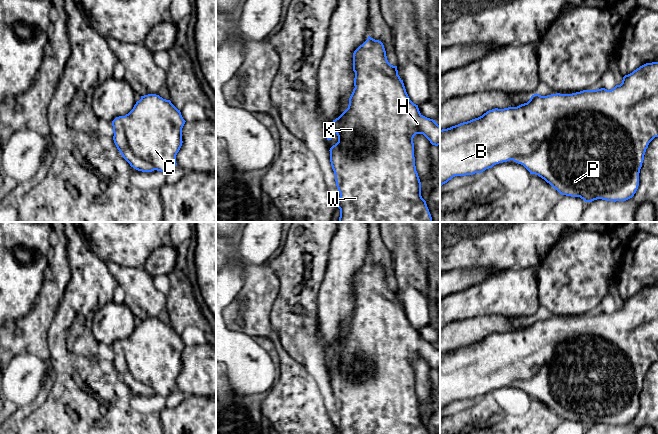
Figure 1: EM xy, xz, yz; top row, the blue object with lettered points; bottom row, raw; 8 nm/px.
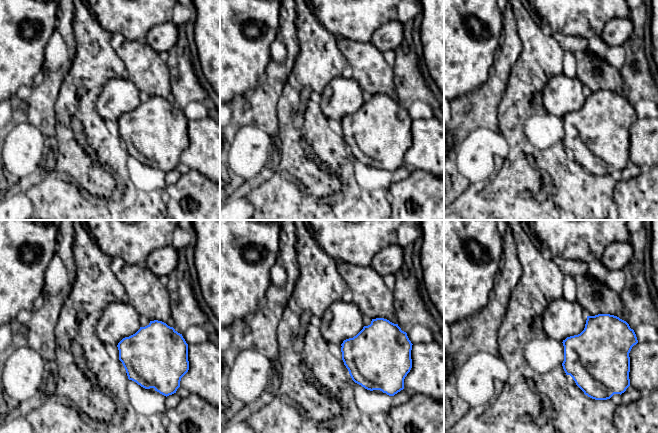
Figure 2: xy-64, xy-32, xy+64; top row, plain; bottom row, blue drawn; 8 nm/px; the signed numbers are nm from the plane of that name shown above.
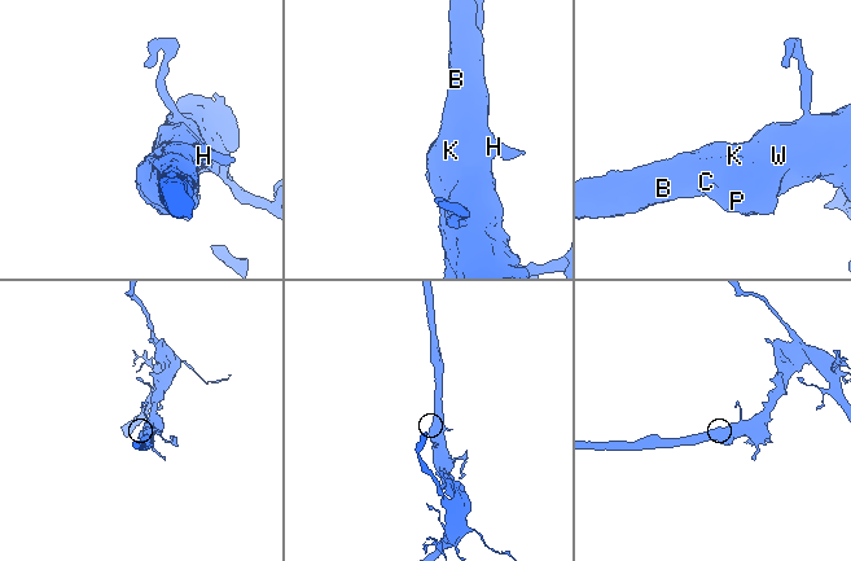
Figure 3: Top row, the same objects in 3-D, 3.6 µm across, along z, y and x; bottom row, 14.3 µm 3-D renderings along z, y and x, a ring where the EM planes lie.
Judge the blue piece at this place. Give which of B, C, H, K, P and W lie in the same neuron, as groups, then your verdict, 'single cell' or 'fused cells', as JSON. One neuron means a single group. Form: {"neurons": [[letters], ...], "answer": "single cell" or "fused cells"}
{"neurons": [["B", "C", "H", "K", "P", "W"]], "answer": "single cell"}

